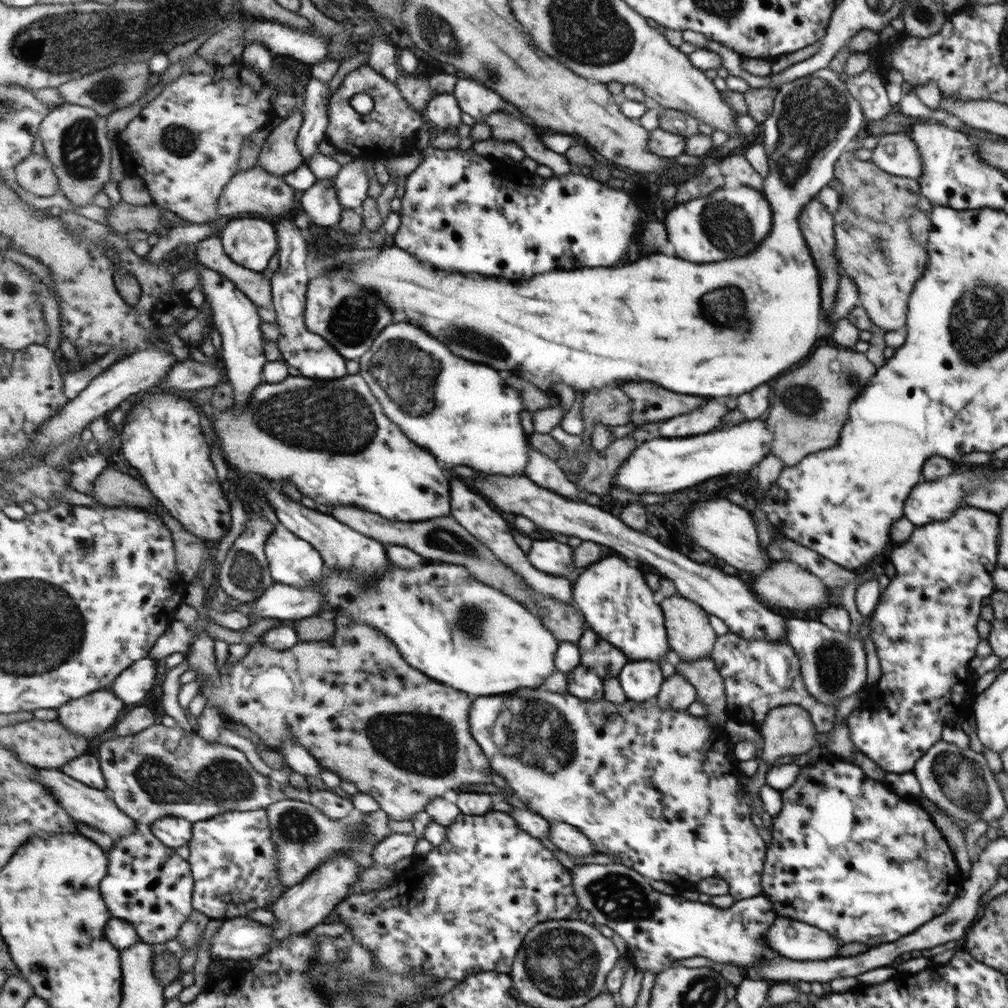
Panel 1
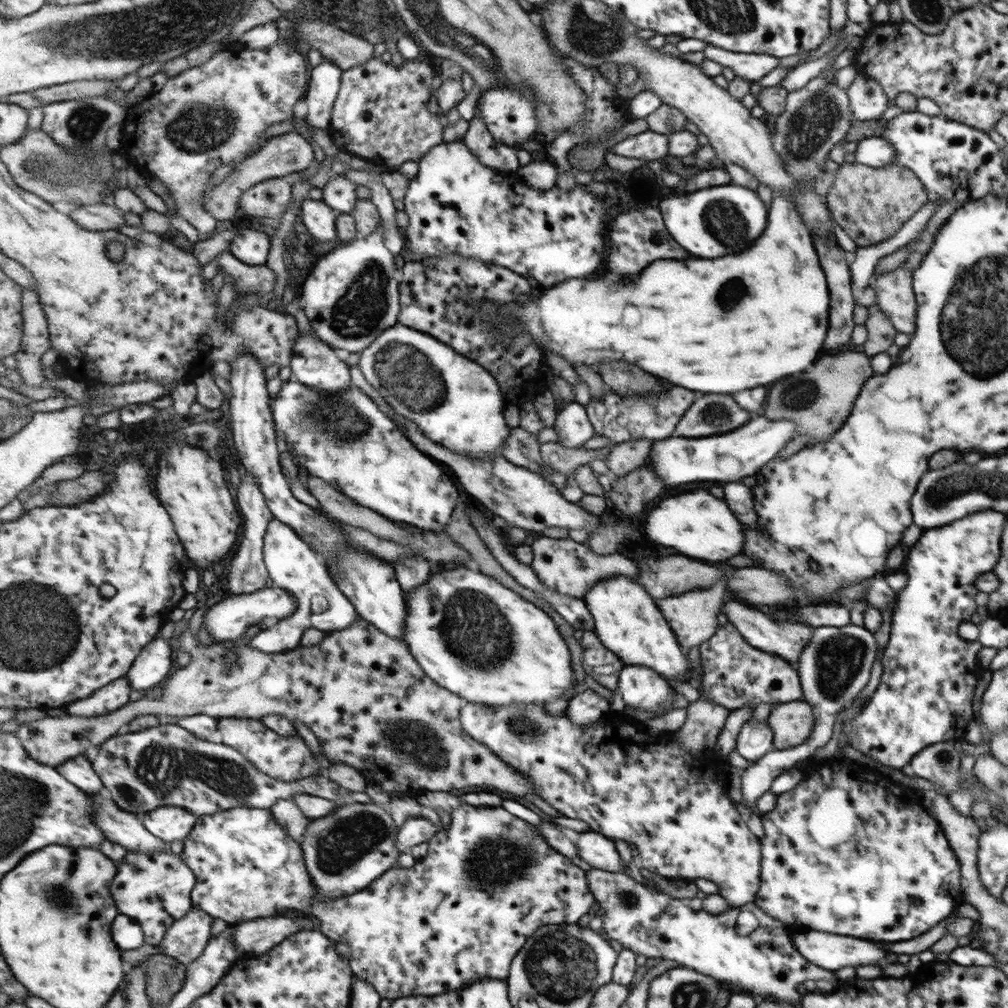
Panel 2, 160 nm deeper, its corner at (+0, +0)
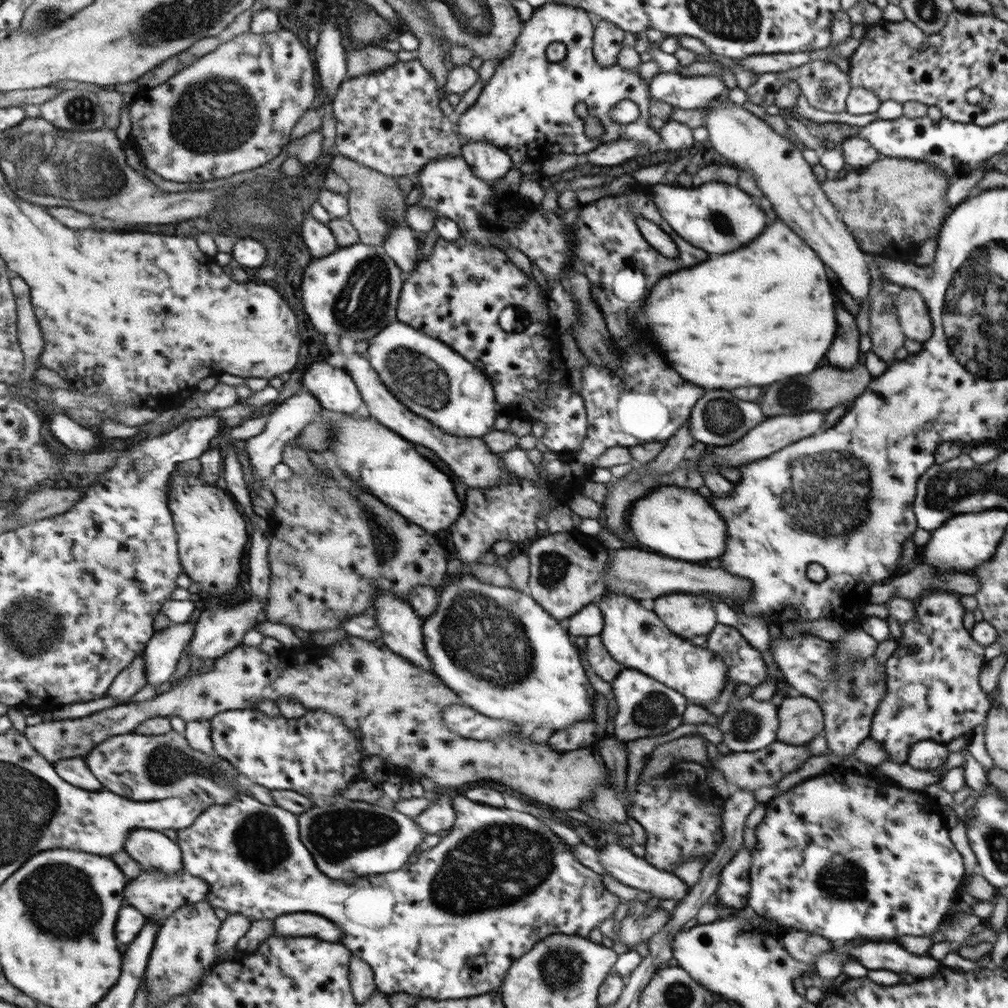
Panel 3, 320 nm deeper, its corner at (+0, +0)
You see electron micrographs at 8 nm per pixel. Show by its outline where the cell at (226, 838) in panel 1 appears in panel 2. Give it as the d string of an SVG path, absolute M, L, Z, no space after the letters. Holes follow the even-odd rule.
M459 802L451 814L451 822L447 829L441 828L430 841L430 850L427 856L418 859L411 868L393 868L383 877L375 880L370 887L345 896L345 898L339 898L335 902L325 902L320 898L314 882L311 882L304 851L293 838L289 838L287 827L280 823L271 809L237 807L230 811L218 812L215 815L199 817L194 830L190 832L189 838L184 842L184 851L181 856L190 866L195 877L198 878L198 886L194 888L192 897L195 908L207 912L214 918L220 918L229 925L290 913L311 916L321 924L321 931L328 937L336 942L346 942L350 946L350 965L355 977L371 984L383 999L395 1000L412 996L435 996L455 990L464 990L481 979L507 980L514 958L526 945L527 939L531 938L541 927L550 924L575 924L581 916L585 916L589 912L591 904L595 902L595 897L587 884L585 872L579 870L577 866L573 866L571 860L555 850L541 834L539 828L521 820L503 807L476 807Z

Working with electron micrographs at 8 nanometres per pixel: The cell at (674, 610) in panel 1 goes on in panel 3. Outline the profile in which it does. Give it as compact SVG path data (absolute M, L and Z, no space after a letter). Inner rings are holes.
M699 593L689 594L668 594L653 599L654 612L662 620L672 633L682 639L692 640L695 636L709 634L717 624L713 606L707 598Z

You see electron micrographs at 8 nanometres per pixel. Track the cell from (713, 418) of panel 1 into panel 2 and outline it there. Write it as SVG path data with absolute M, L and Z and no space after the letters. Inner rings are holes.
M701 394L695 404L691 404L691 412L682 418L675 425L673 436L695 439L739 428L747 422L749 414L741 410L731 396Z

